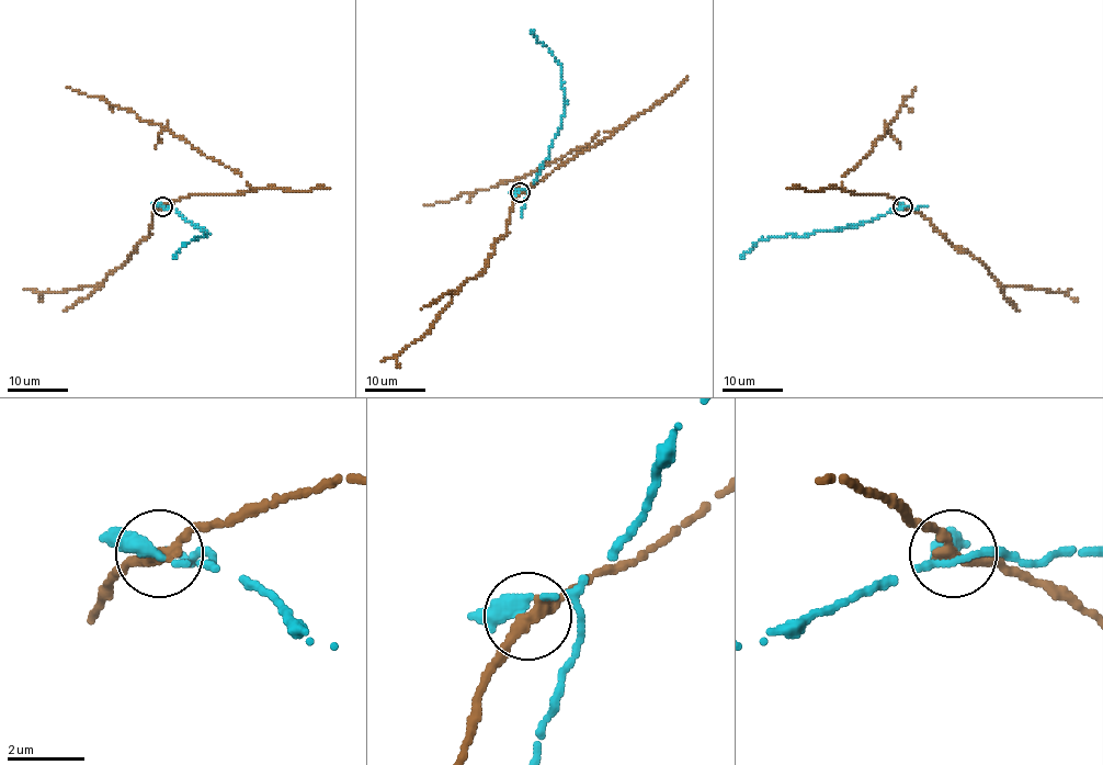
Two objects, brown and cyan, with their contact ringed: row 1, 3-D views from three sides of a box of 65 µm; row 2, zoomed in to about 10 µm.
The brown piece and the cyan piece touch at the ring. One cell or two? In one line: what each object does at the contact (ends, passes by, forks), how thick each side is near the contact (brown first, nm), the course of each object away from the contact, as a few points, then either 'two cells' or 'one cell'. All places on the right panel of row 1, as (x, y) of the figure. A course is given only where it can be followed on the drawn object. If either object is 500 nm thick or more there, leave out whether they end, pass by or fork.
brown passes by; cyan passes by; calibres 320 and 320 nm; course brown (902, 207), (889, 197), (841, 187), (842, 177), (868, 155), (902, 107), (902, 99), (912, 93), (914, 88); course cyan (902, 207), (857, 225), (803, 236), (760, 239), (740, 259); two cells

